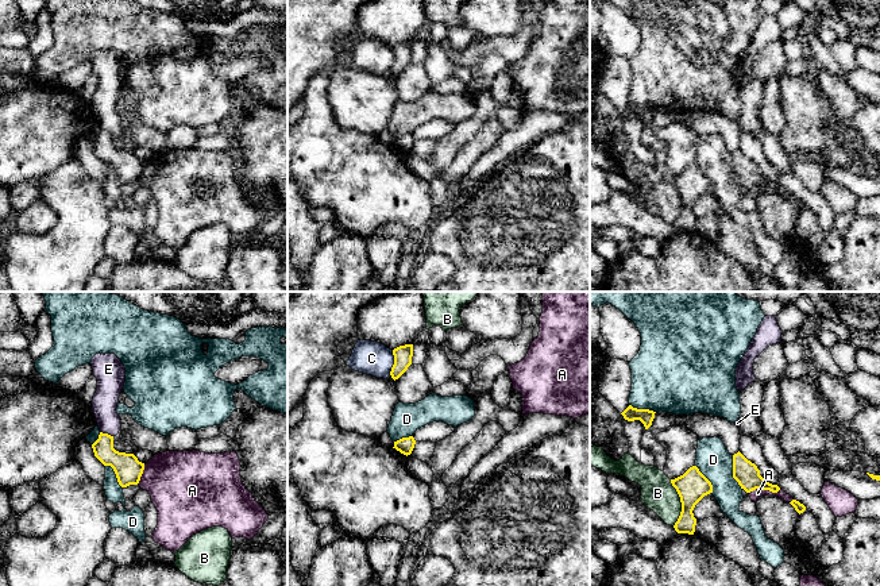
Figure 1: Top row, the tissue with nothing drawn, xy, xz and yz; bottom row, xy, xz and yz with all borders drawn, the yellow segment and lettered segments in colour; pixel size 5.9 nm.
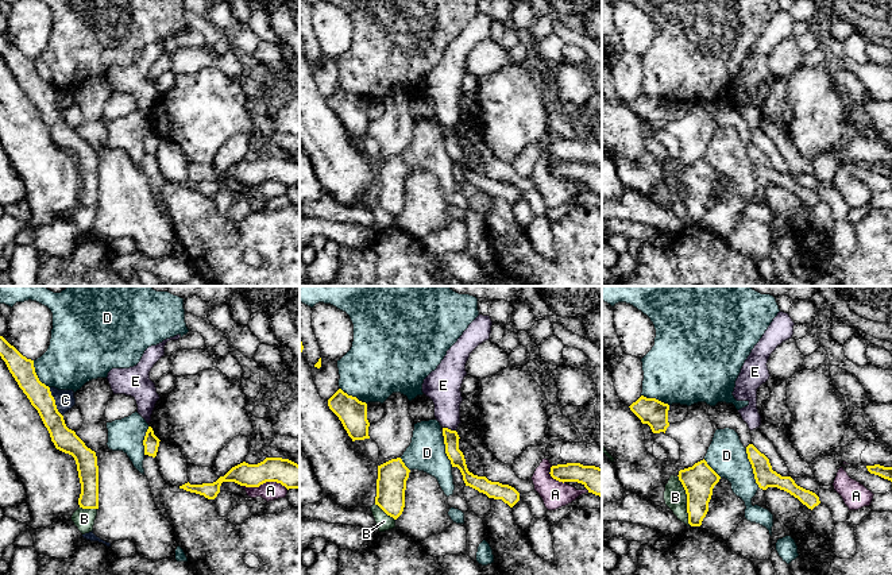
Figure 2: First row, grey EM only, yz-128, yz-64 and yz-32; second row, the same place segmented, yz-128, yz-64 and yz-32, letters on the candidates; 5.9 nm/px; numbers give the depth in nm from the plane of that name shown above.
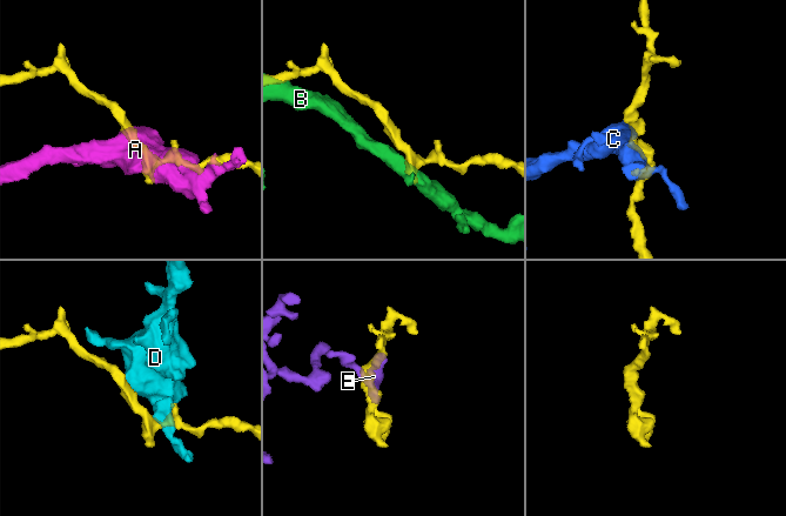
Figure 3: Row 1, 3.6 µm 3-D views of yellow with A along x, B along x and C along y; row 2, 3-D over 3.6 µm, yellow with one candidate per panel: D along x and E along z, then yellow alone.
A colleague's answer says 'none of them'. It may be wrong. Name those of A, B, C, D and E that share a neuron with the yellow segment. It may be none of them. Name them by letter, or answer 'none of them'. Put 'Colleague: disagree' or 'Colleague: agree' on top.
Colleague: agree
none of them

